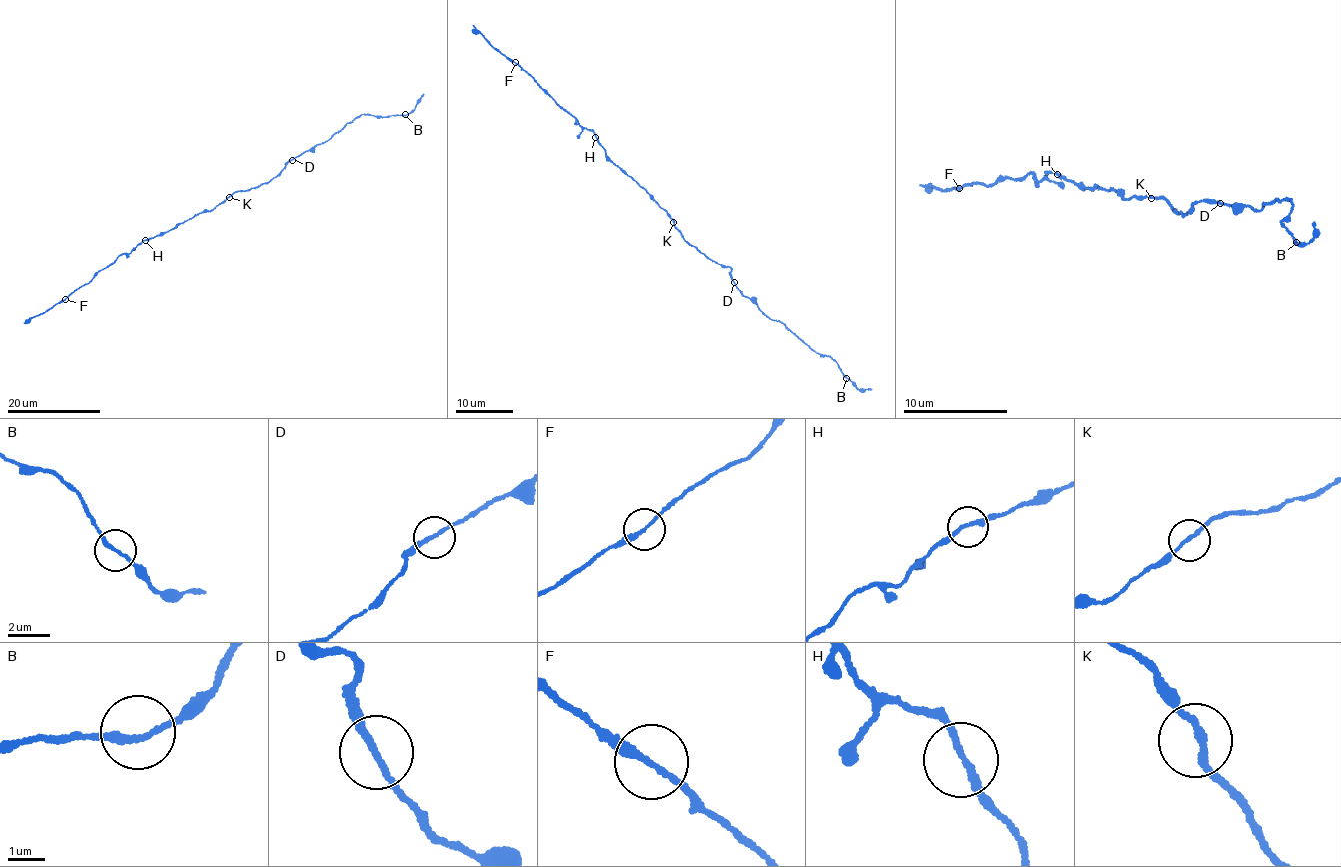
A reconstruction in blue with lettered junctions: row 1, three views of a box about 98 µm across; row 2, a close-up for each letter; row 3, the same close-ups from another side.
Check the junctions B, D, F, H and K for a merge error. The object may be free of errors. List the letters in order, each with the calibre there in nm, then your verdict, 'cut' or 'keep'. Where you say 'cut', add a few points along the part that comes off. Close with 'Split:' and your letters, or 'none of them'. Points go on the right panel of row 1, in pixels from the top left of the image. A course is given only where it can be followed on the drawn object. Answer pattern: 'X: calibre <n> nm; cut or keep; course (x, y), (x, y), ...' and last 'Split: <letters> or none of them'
B: calibre 170 nm; keep
D: calibre 170 nm; keep
F: calibre 190 nm; keep
H: calibre 170 nm; keep
K: calibre 160 nm; keep
Split: none of them

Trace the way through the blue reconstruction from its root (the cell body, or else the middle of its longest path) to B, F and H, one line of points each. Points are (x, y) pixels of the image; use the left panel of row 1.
B: (225, 200), (236, 191), (266, 184), (291, 159), (325, 142), (361, 114), (384, 118), (405, 114)
F: (225, 200), (163, 234), (145, 239), (65, 299)
H: (225, 200), (213, 209), (145, 240)

